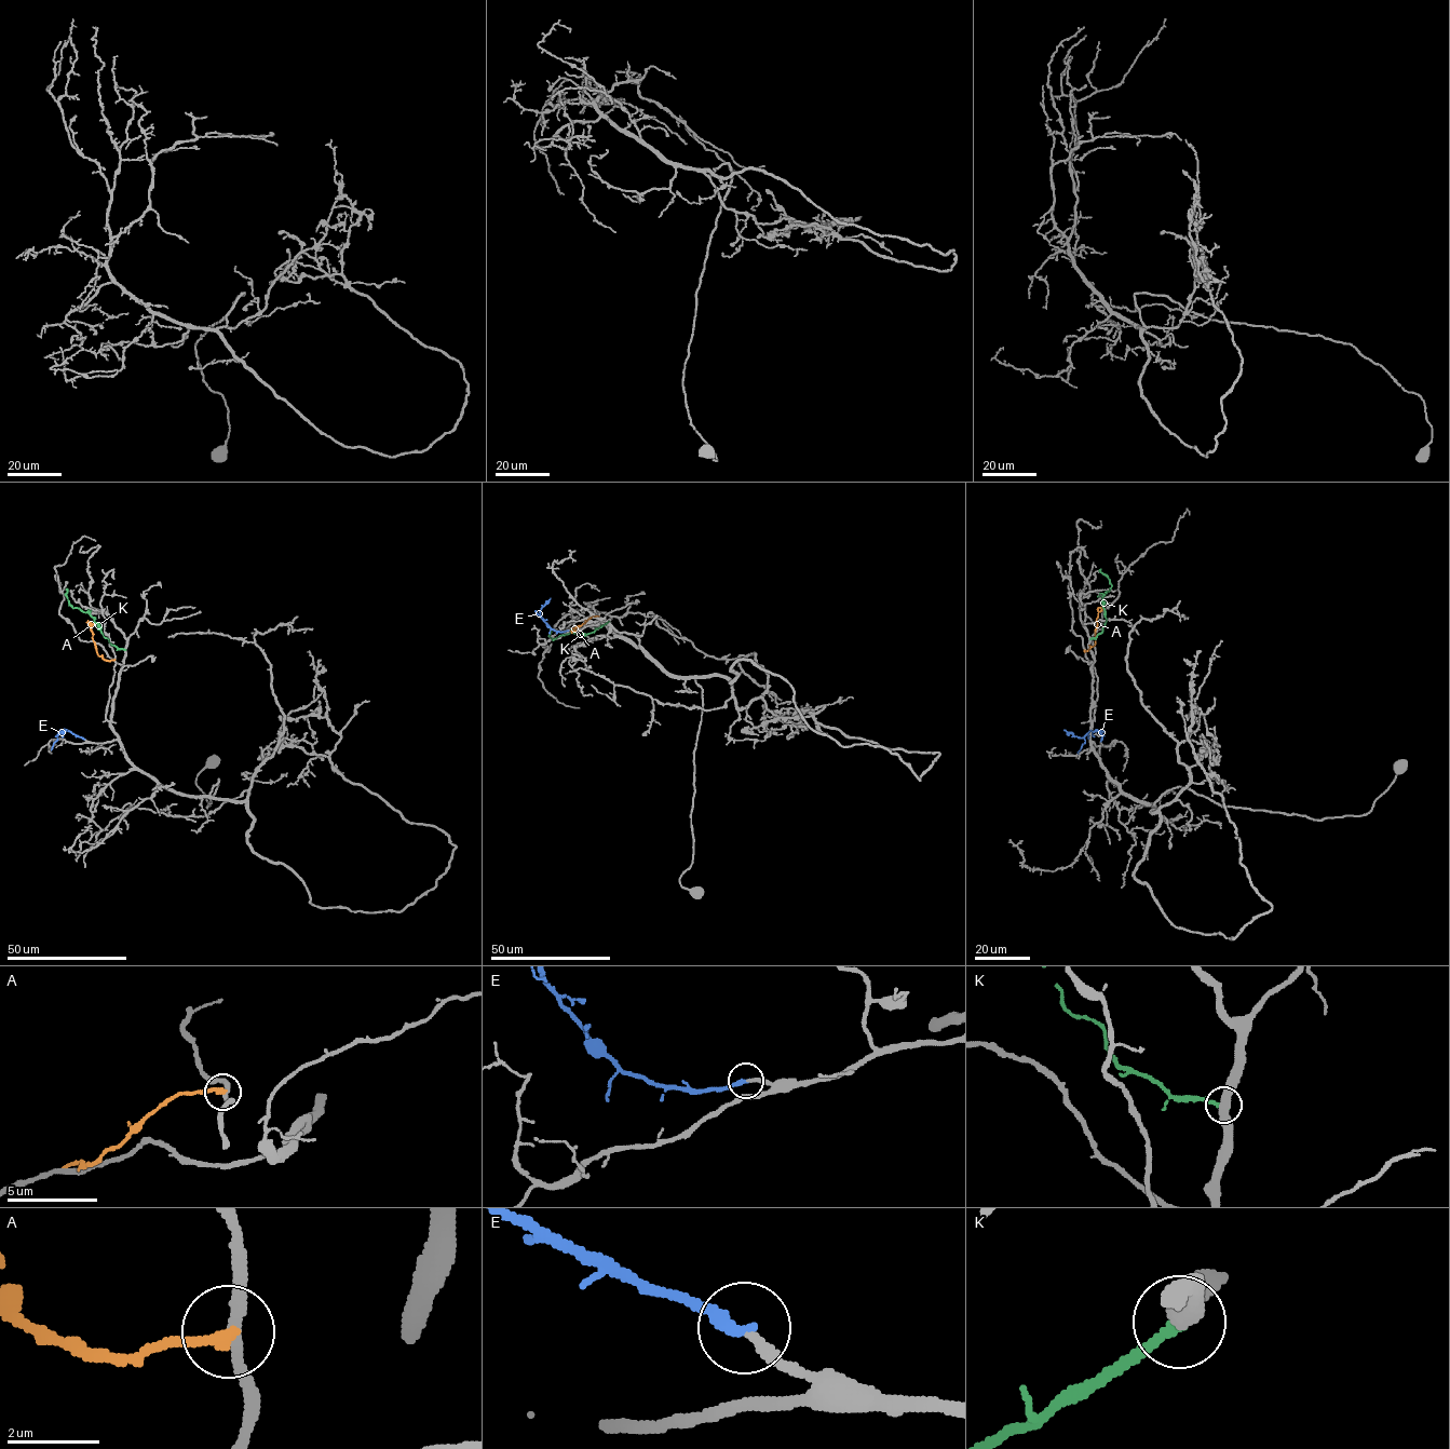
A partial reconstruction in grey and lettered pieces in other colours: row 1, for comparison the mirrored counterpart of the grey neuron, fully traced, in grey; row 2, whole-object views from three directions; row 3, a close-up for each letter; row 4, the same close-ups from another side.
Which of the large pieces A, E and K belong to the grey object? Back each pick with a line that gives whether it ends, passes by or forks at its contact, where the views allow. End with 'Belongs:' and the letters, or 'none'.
E: it ends
Belongs: E

